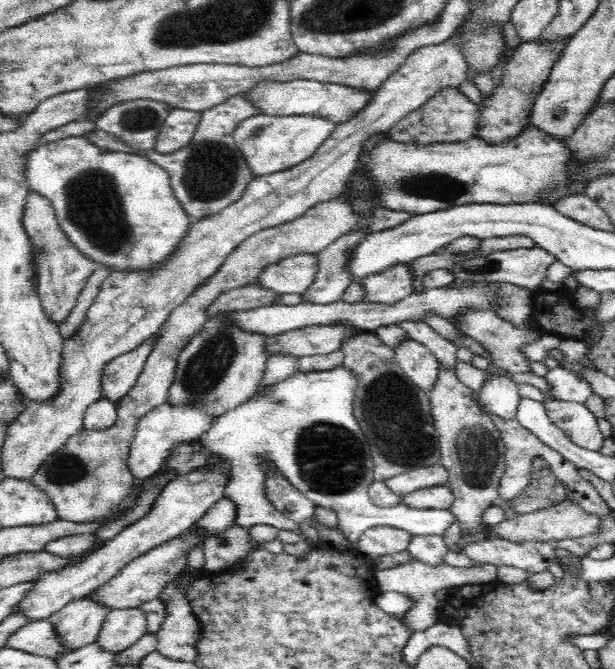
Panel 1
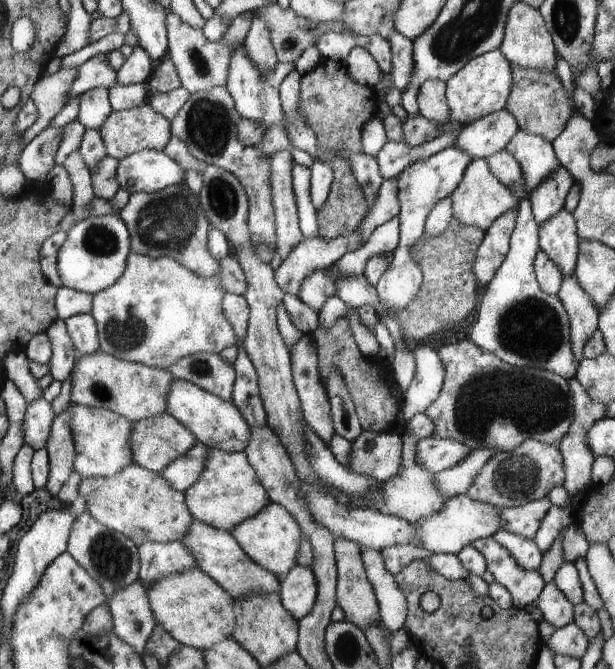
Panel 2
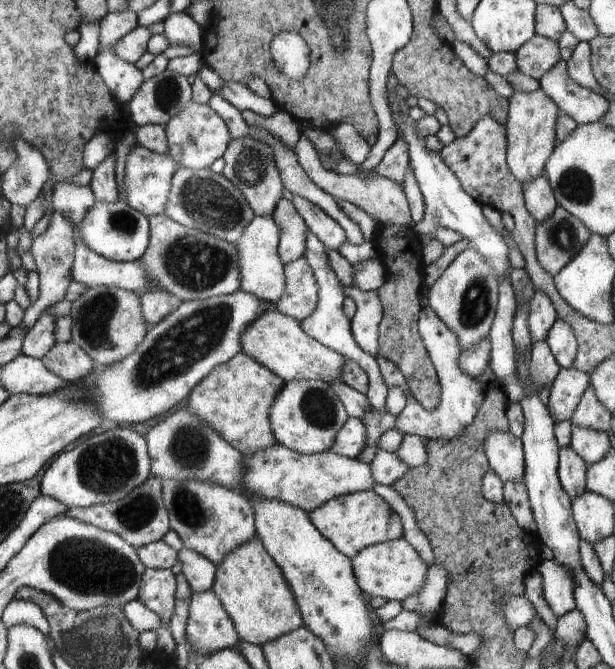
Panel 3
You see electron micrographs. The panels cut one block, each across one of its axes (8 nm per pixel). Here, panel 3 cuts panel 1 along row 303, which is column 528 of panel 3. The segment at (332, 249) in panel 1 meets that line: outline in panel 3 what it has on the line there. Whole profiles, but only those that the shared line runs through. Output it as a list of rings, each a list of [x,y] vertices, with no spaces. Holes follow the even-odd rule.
[[[535,290],[534,296],[530,299],[530,306],[528,306],[528,332],[532,338],[532,345],[534,342],[546,340],[556,320],[556,310],[550,298],[544,292]]]

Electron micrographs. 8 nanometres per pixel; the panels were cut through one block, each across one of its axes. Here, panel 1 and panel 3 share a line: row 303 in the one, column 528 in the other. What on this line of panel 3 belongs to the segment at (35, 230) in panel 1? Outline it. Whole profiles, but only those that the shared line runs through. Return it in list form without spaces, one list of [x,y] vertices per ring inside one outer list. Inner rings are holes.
[[[536,34],[515,52],[515,56],[517,70],[538,81],[561,61],[558,41]]]

